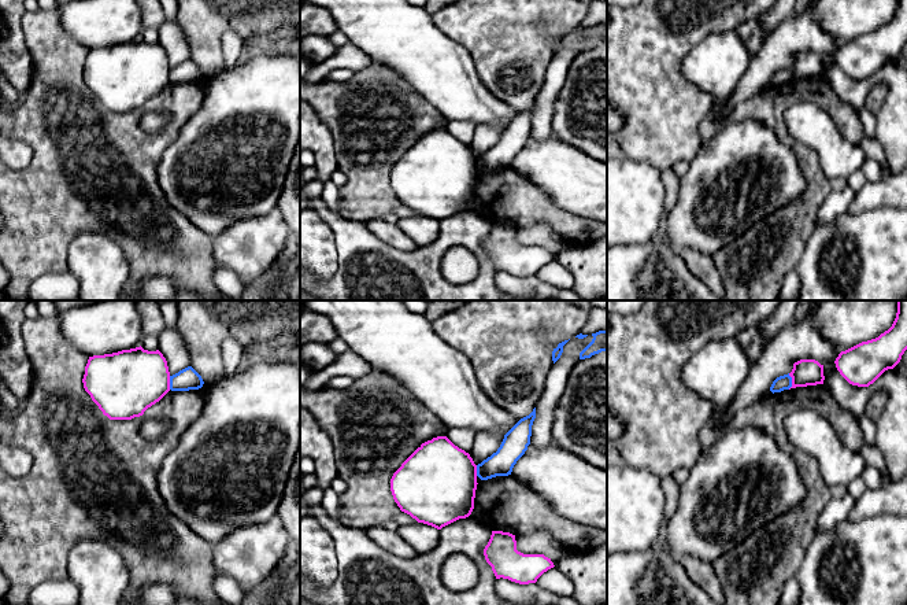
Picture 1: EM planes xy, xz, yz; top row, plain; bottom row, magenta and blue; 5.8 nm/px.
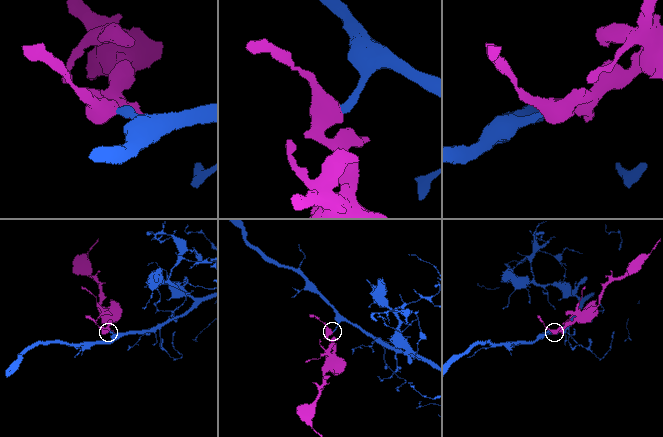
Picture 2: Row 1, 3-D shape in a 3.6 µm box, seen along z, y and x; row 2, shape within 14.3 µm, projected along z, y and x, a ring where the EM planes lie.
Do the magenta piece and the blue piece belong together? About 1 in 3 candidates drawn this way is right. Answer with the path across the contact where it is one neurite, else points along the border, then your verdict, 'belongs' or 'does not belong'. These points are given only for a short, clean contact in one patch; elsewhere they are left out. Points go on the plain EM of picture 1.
border yz (788, 66), (791, 70), (789, 81); does not belong

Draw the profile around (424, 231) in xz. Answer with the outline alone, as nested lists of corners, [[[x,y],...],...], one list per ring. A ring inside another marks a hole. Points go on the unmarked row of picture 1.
[[[423,215],[400,218],[397,226],[408,235],[418,247],[433,243],[441,232],[440,222]]]

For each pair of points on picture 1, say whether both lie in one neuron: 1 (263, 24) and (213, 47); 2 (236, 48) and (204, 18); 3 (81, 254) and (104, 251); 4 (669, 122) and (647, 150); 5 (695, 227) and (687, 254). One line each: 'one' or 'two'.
1: one
2: two
3: one
4: one
5: two

